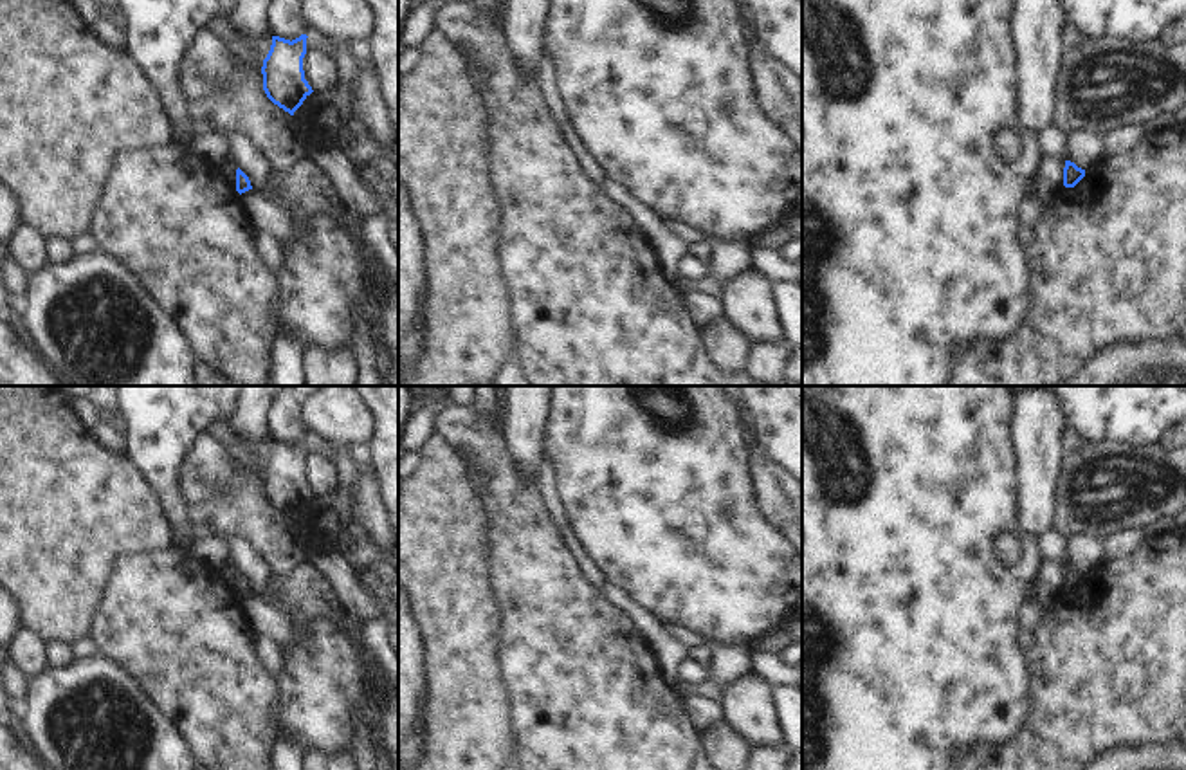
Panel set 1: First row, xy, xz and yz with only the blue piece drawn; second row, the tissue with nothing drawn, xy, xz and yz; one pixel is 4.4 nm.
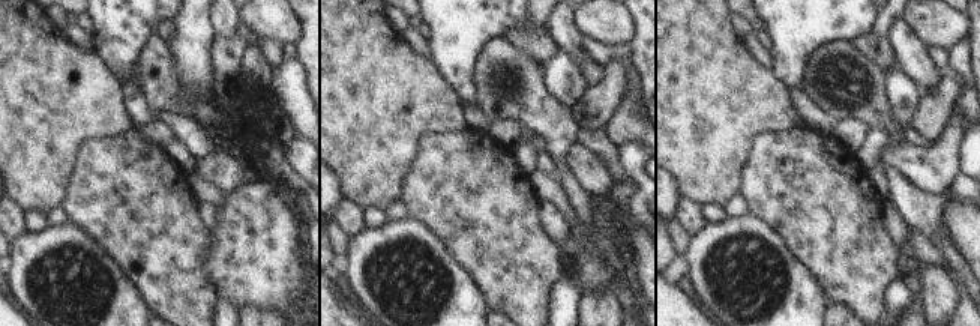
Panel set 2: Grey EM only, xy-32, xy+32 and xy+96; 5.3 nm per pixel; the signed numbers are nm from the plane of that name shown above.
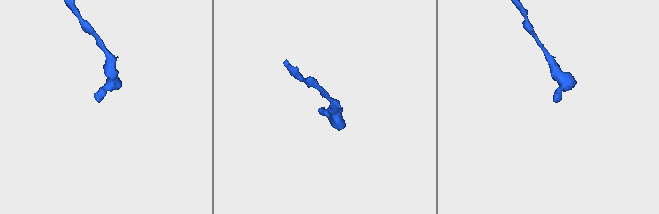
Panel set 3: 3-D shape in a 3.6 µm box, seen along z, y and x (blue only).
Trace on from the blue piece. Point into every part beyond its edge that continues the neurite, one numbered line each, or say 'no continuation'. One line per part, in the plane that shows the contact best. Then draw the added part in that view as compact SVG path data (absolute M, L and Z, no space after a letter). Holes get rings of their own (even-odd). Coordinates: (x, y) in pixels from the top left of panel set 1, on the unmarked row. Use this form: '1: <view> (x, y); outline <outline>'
1: xy (316, 444); outline M306 429L303 438L306 438L306 454L321 454L328 462L333 462L333 445L324 440L323 436L317 436L314 431Z

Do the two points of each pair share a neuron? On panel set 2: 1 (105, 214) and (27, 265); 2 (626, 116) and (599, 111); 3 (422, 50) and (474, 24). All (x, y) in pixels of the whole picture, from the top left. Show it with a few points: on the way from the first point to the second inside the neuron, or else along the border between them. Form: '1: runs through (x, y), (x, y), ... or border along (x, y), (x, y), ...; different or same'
1: border along (69, 221), (78, 226), (107, 254); different
2: border along (625, 93), (611, 117), (602, 126); different
3: border along (426, 39), (429, 57); different

